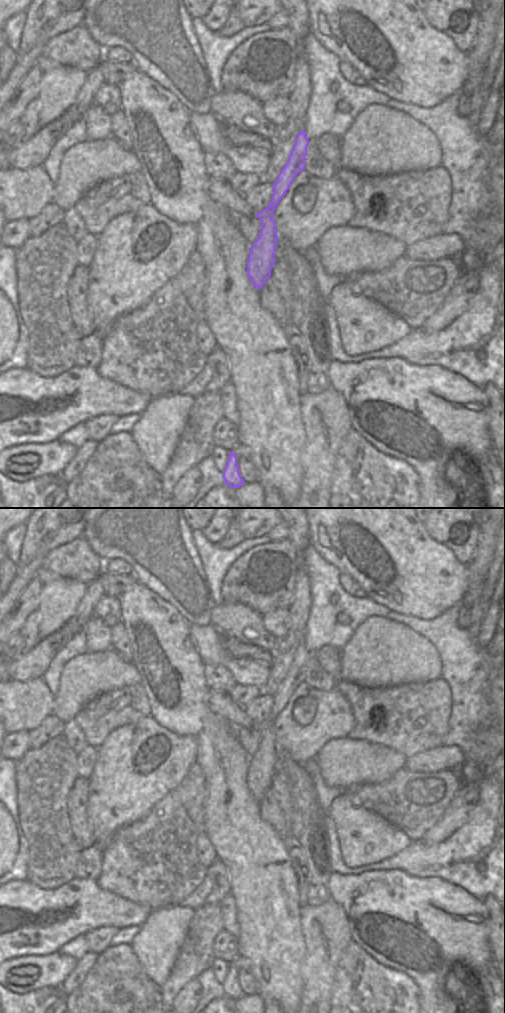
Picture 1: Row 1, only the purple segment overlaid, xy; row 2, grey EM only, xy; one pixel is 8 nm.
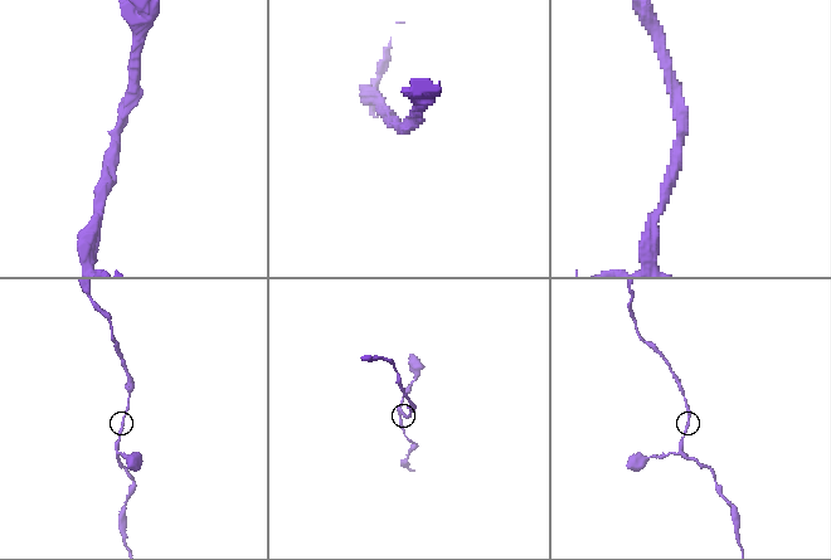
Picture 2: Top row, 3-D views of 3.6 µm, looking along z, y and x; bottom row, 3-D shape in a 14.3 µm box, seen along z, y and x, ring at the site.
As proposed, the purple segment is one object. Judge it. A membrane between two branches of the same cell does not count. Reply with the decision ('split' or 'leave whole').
leave whole

